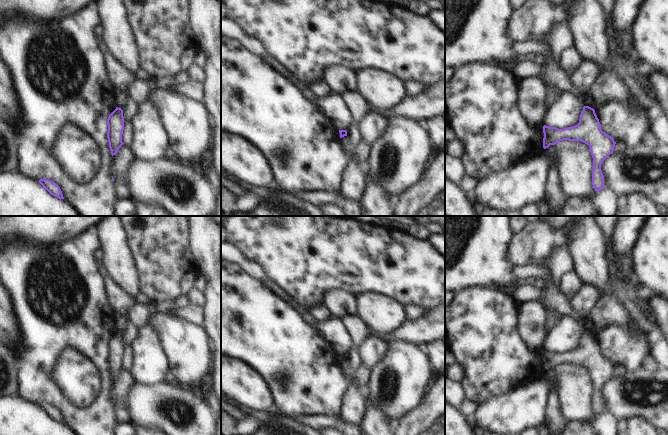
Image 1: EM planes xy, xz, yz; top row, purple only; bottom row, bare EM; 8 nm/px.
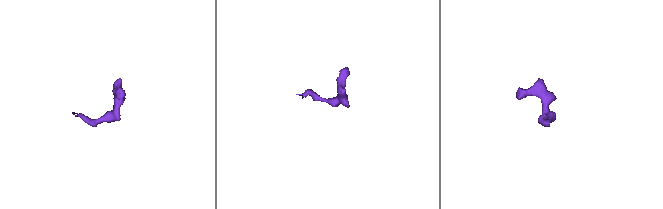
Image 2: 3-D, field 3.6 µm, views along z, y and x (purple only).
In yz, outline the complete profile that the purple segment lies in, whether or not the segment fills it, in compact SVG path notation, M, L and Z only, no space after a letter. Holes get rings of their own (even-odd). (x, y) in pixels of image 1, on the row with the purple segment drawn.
M584 106L579 123L572 127L558 129L543 126L543 148L555 145L563 140L581 141L587 144L593 158L592 185L595 191L604 189L604 176L601 170L603 161L613 153L616 142L601 129L595 110Z

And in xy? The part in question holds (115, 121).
M116 109L109 115L107 119L108 132L107 138L112 156L115 155L119 148L123 145L122 134L124 130L123 110Z

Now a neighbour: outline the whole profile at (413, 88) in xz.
M408 81L405 83L406 96L414 97L422 93L425 89L424 85L418 81Z

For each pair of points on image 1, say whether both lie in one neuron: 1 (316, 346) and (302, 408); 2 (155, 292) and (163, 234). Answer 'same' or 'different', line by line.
1: same
2: same

